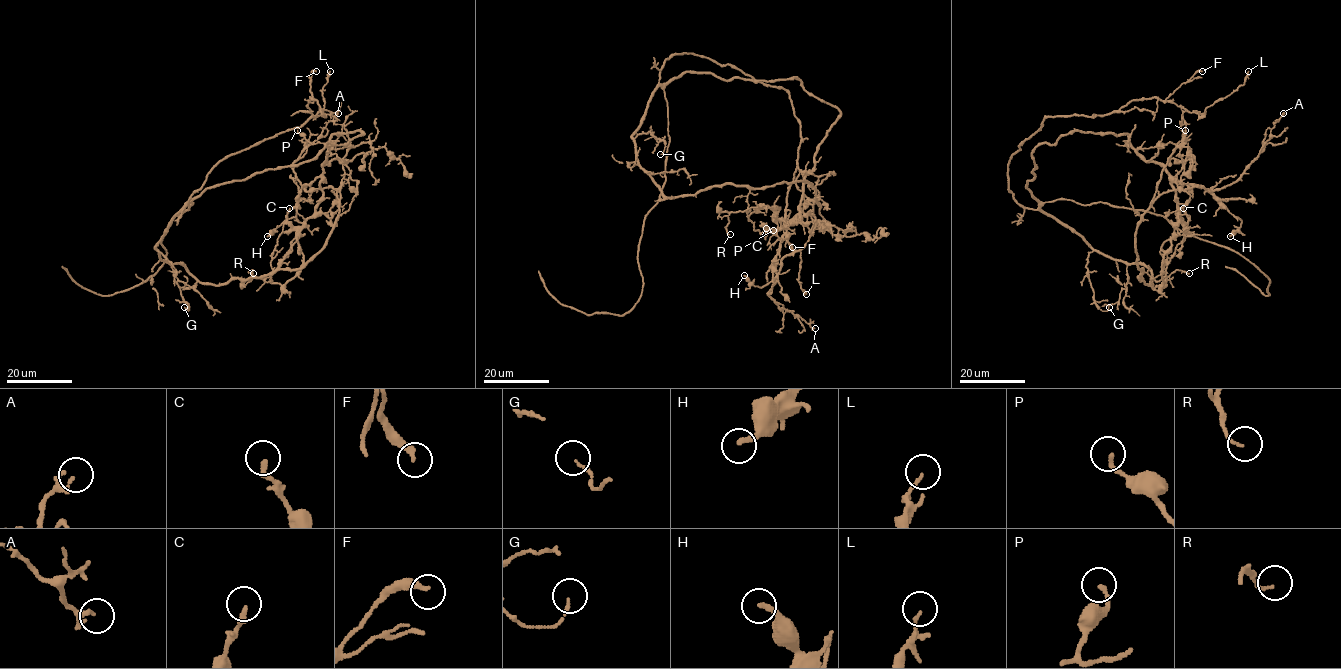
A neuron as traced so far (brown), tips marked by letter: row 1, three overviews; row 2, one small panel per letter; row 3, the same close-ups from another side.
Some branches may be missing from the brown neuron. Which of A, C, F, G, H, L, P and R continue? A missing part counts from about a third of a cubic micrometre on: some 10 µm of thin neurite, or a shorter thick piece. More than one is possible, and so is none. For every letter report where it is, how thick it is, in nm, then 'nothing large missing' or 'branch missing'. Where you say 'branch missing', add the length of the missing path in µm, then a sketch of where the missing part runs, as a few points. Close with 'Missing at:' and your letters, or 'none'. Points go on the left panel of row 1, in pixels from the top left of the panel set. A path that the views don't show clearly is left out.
A: at (338, 113); 130 nm thick; nothing large missing
C: at (289, 208); 200 nm thick; nothing large missing
F: at (316, 71); 320 nm thick; nothing large missing
G: at (184, 307); 110 nm thick; nothing large missing
H: at (267, 236); 240 nm thick; nothing large missing
L: at (330, 71); 110 nm thick; nothing large missing
P: at (297, 130); 180 nm thick; nothing large missing
R: at (253, 273); 110 nm thick; nothing large missing
Missing at: none

